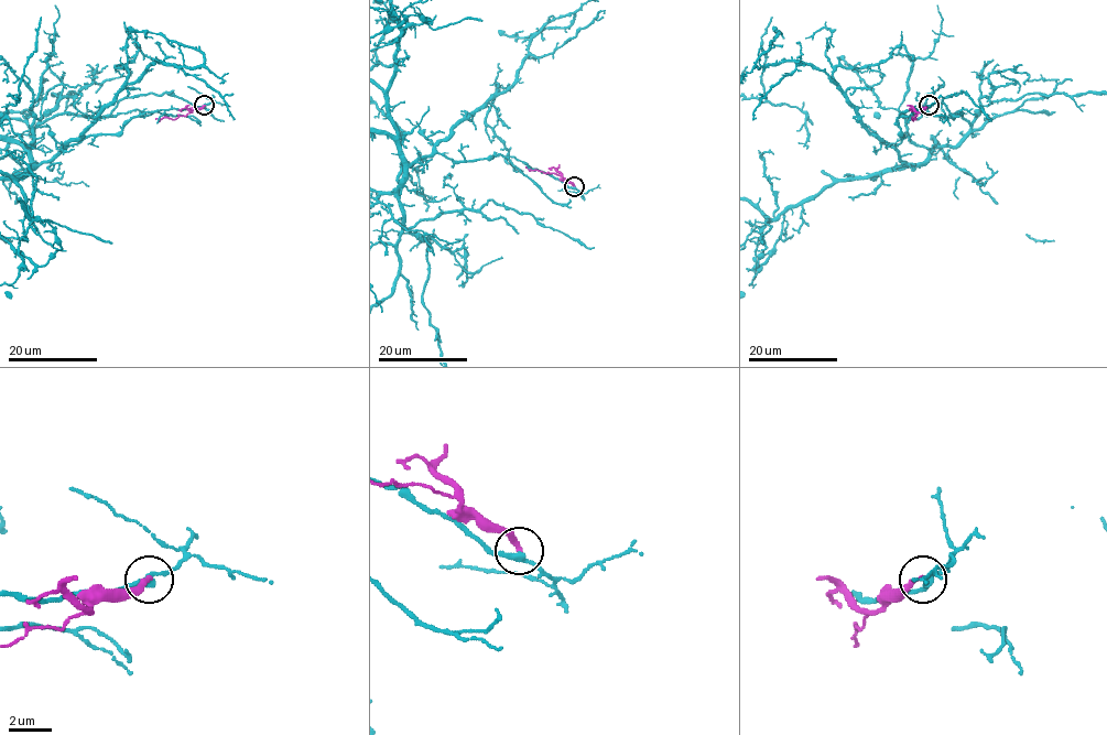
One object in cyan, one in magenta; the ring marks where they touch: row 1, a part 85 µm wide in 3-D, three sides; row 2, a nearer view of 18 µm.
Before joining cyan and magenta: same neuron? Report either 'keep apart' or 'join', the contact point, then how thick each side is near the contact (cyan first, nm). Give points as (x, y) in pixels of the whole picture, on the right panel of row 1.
keep apart; at (929, 105); 280 nm thick on the cyan side, 240 nm on the other

